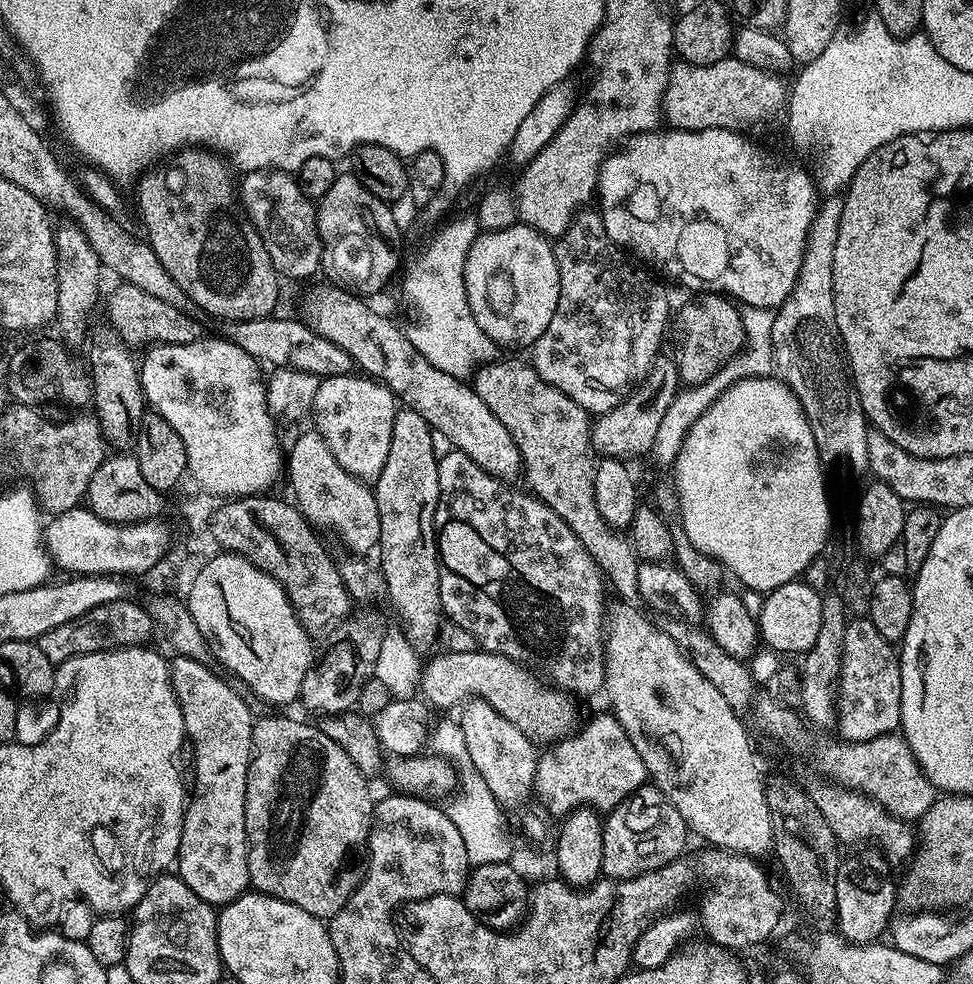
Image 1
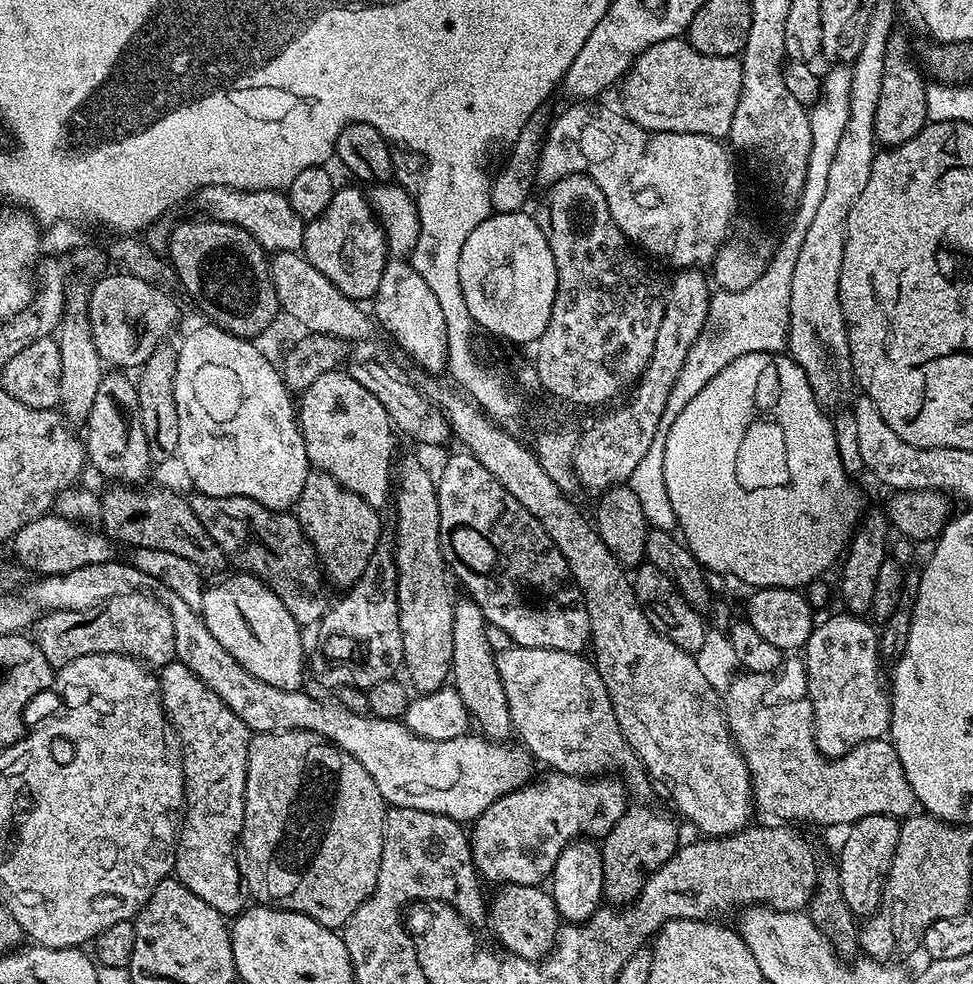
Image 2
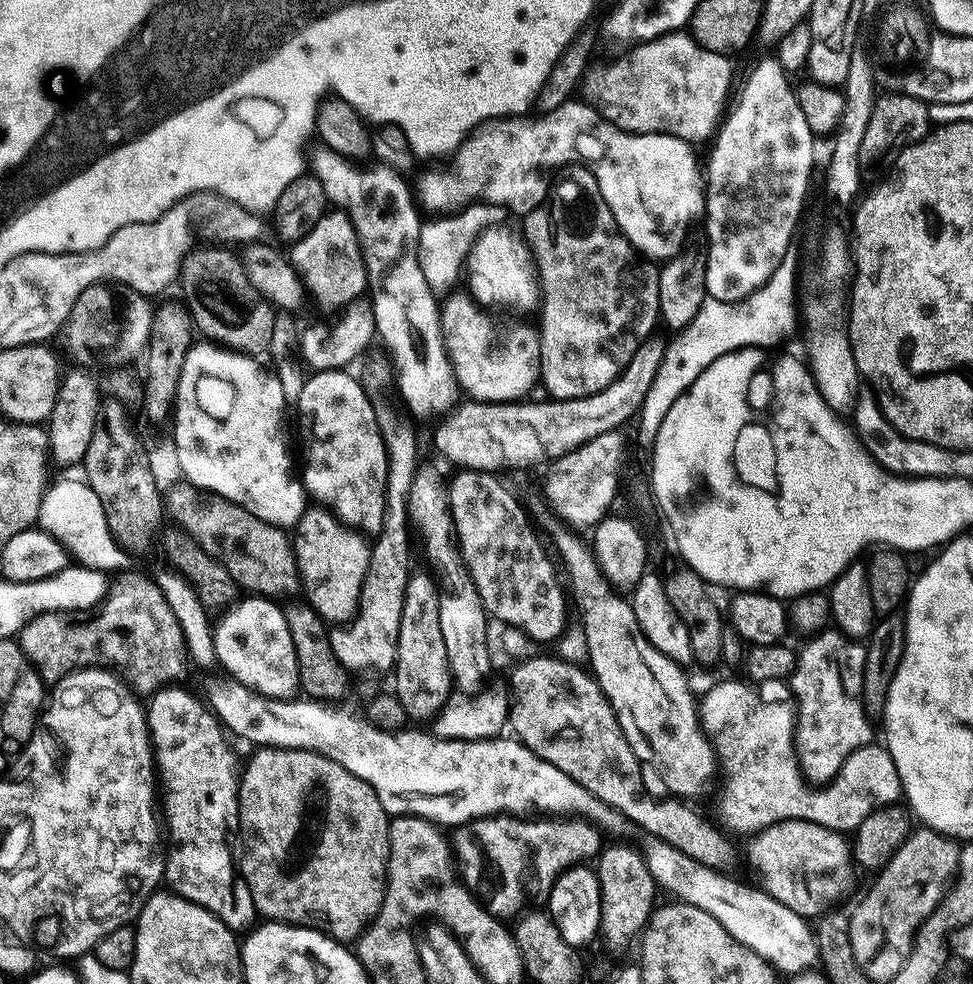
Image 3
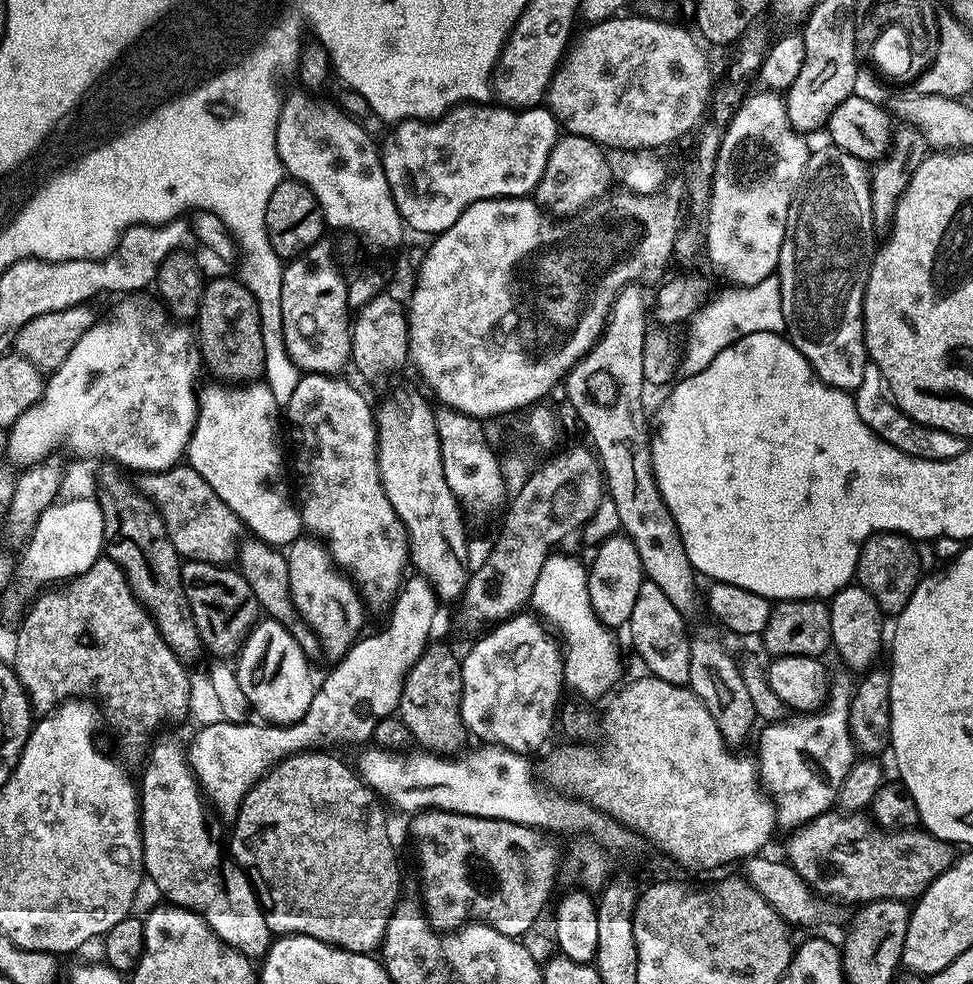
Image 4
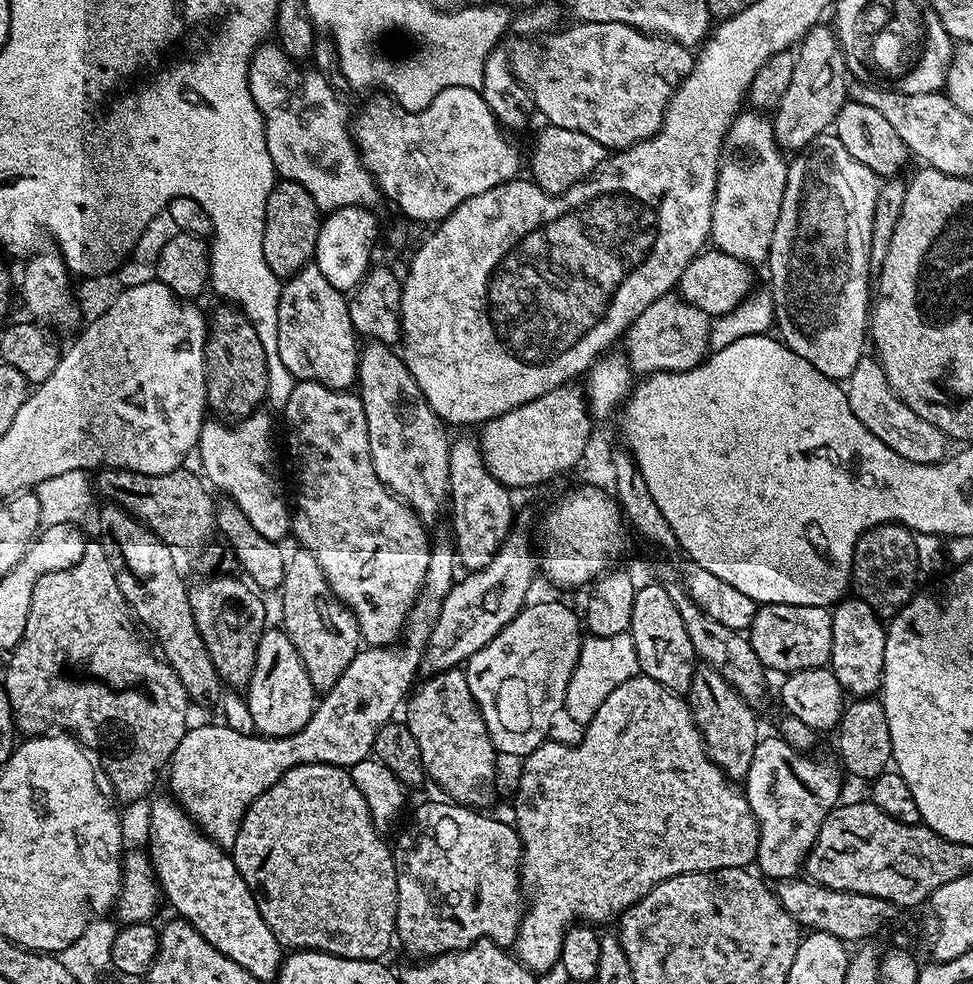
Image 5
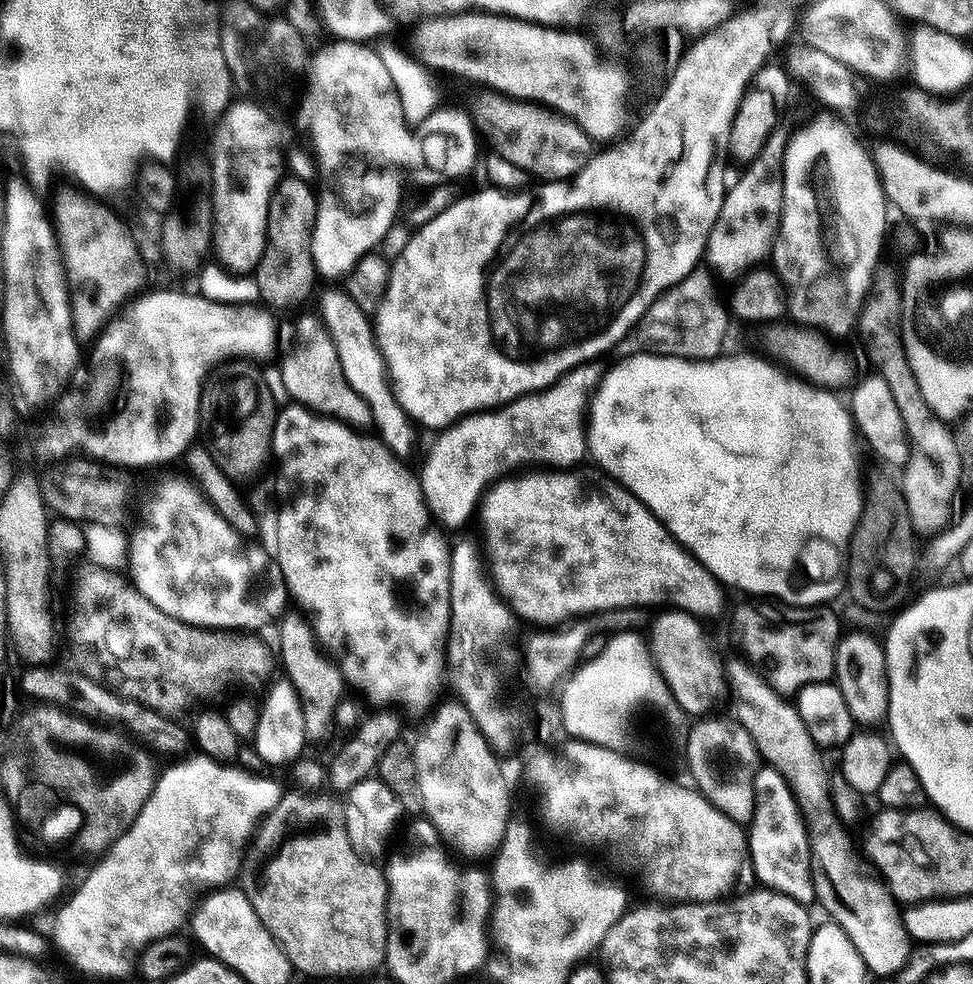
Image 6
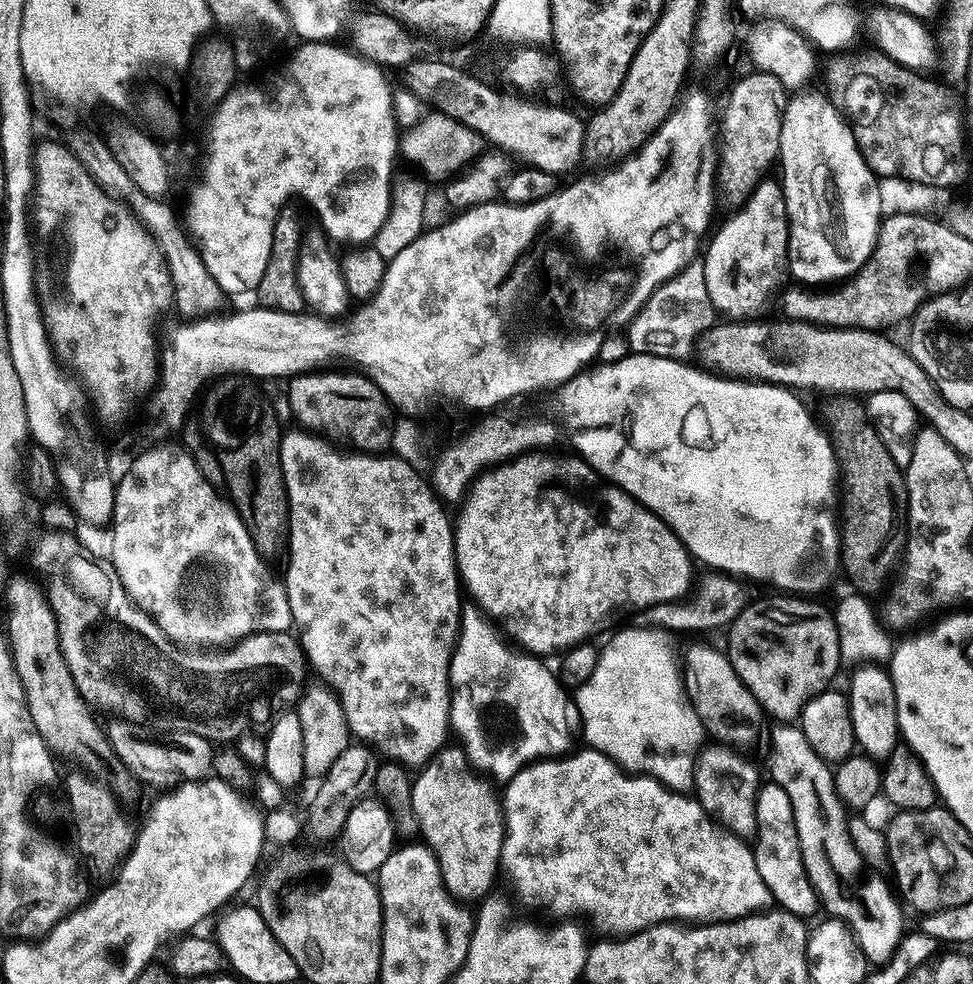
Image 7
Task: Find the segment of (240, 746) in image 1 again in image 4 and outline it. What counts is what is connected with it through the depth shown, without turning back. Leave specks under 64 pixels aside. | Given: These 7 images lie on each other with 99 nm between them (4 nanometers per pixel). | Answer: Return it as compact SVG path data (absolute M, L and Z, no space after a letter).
M160 740L151 745L146 753L146 759L143 761L144 773L141 774L140 780L138 776L138 795L140 798L140 833L144 839L144 871L149 881L156 883L156 888L165 896L169 905L178 908L189 908L192 912L197 912L206 923L210 926L210 930L214 930L214 934L218 934L218 938L222 942L226 942L230 946L234 946L234 950L238 950L242 955L249 958L263 958L268 952L274 939L274 934L266 926L266 918L264 912L260 909L260 899L256 896L256 891L252 889L252 884L248 880L248 876L236 864L235 860L229 858L220 849L220 840L216 837L216 832L212 829L212 824L208 821L209 805L206 803L205 797L202 795L202 789L199 781L196 780L195 773L192 772L192 766L188 762L188 754L185 745L179 744L176 740Z

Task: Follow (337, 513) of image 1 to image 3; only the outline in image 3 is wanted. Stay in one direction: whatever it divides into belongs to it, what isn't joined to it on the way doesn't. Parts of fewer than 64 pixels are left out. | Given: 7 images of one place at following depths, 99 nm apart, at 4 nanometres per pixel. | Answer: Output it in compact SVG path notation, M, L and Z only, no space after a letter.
M308 506L290 539L300 571L302 596L305 596L303 599L307 606L332 626L343 626L354 619L360 608L360 591L372 553L369 541L355 529L343 524L324 506Z

